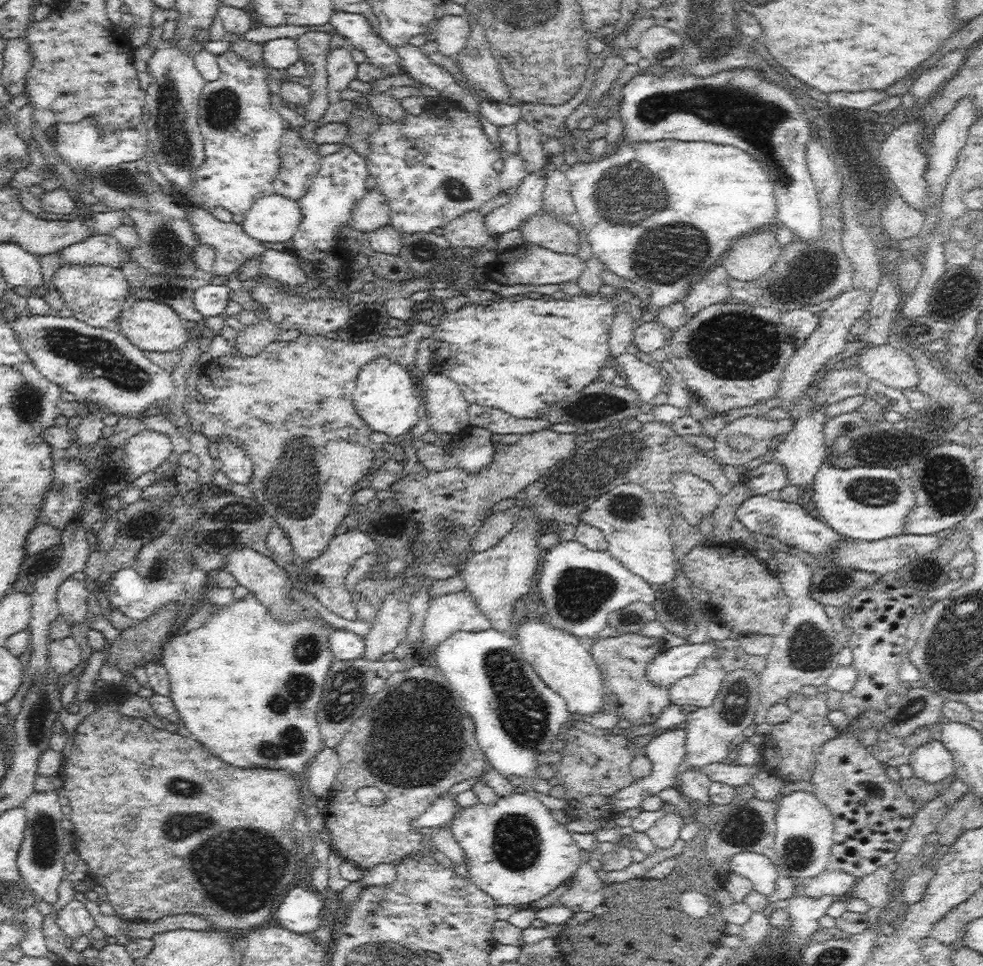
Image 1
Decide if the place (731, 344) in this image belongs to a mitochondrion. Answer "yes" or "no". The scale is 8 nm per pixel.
yes

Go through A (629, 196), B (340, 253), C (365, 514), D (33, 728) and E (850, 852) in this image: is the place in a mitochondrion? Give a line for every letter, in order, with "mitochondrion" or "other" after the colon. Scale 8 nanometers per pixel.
A: mitochondrion
B: other
C: other
D: mitochondrion
E: other

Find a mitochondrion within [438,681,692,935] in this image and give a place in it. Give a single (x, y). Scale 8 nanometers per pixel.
(517, 846)

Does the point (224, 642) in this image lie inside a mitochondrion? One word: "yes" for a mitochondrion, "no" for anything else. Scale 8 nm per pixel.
no

